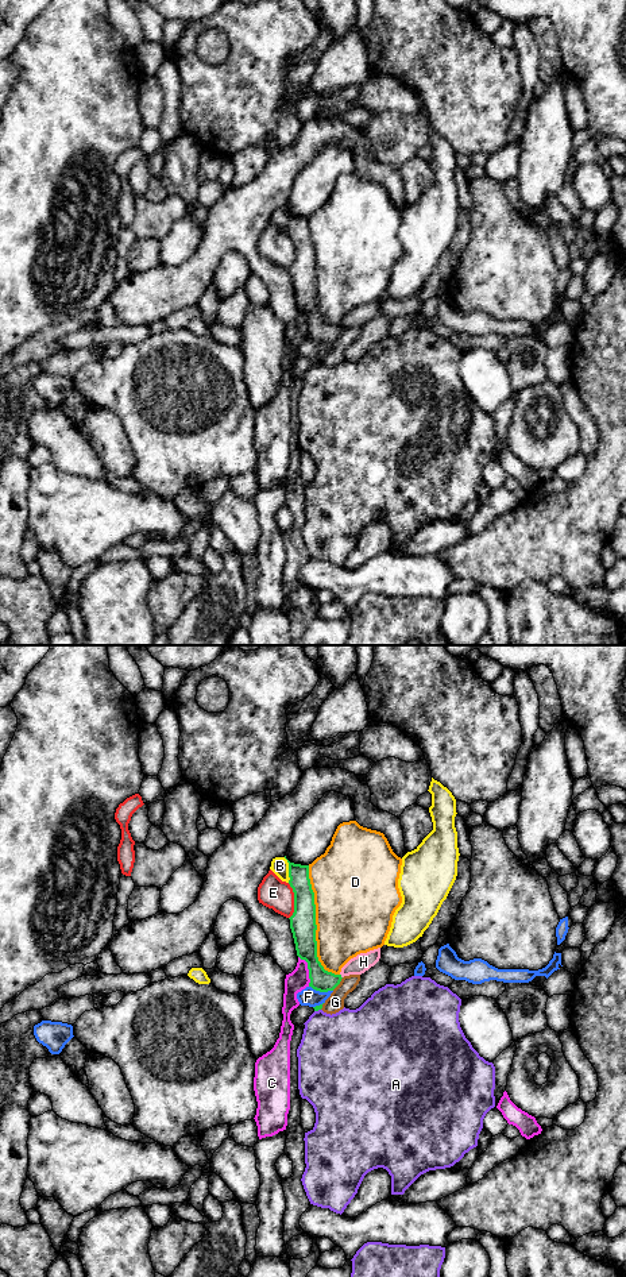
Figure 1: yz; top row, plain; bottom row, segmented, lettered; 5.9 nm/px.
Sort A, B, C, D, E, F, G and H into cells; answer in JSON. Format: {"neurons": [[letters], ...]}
{"neurons": [["A"], ["B"], ["C"], ["D"], ["E"], ["F"], ["G"], ["H"]]}

